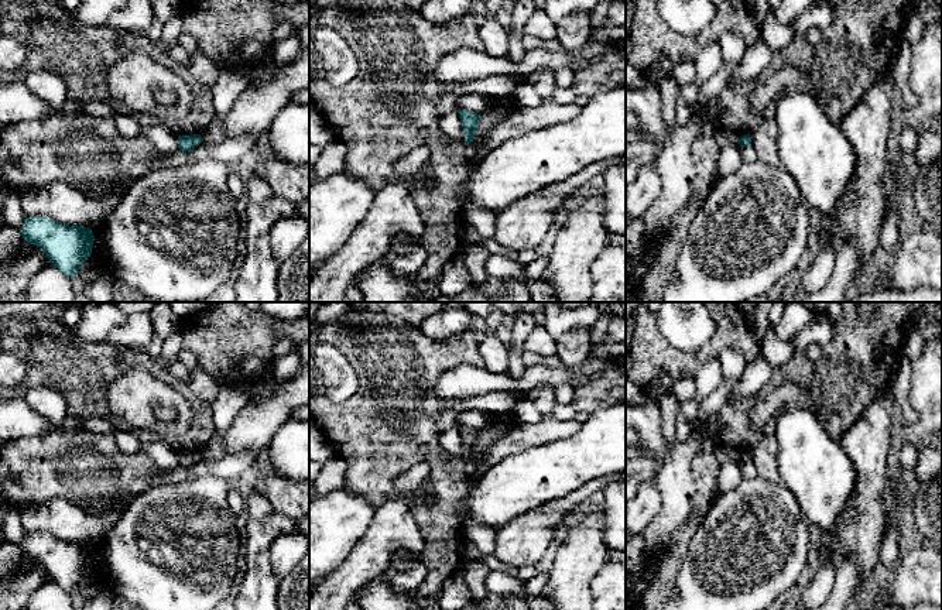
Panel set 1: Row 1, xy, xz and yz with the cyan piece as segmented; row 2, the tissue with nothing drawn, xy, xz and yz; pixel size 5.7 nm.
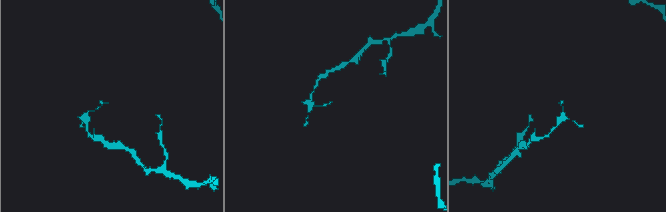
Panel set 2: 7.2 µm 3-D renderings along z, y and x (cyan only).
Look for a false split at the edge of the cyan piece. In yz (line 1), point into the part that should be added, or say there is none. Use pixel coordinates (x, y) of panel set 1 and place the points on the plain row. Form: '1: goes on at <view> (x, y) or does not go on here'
1: does not go on here

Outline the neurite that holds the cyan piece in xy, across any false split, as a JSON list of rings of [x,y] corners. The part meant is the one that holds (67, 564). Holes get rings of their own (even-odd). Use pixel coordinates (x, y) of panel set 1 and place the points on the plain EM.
[[[48,532],[27,534],[20,545],[24,558],[38,562],[51,580],[72,594],[92,570],[92,545],[68,542]]]

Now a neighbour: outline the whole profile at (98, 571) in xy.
[[[99,542],[96,545],[92,545],[95,558],[93,558],[93,565],[92,565],[90,573],[95,576],[97,585],[102,589],[106,589],[114,594],[113,582],[112,582],[110,576],[105,572],[105,568],[96,561],[97,545],[99,545]]]

